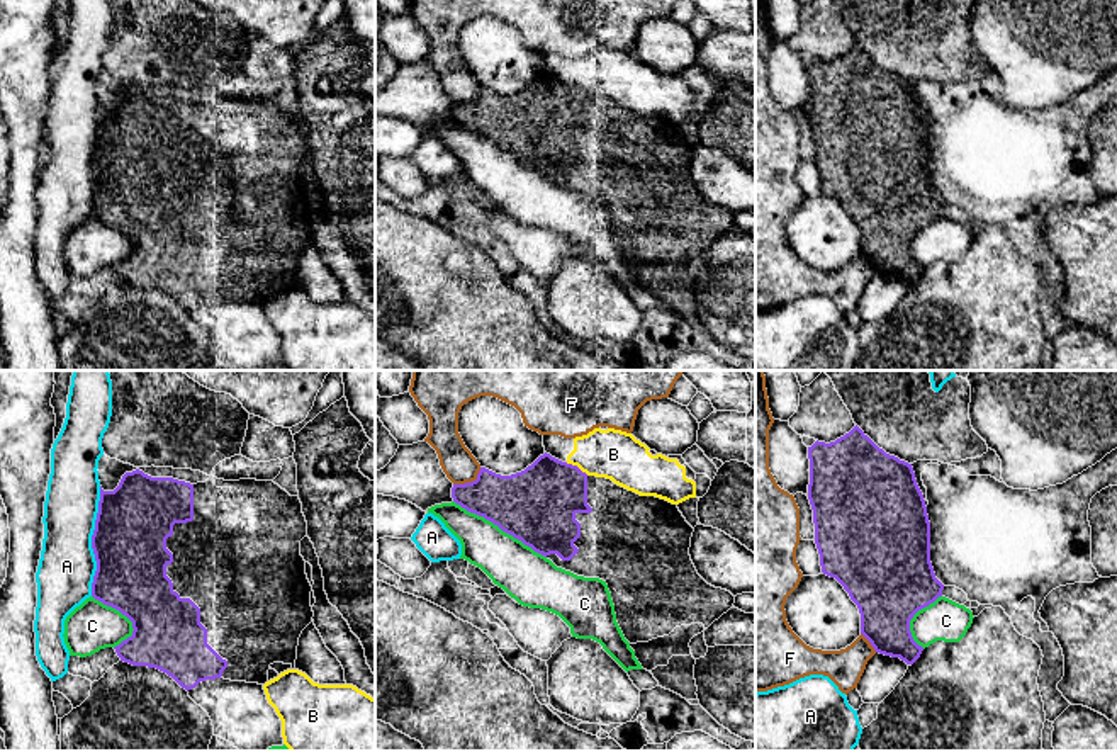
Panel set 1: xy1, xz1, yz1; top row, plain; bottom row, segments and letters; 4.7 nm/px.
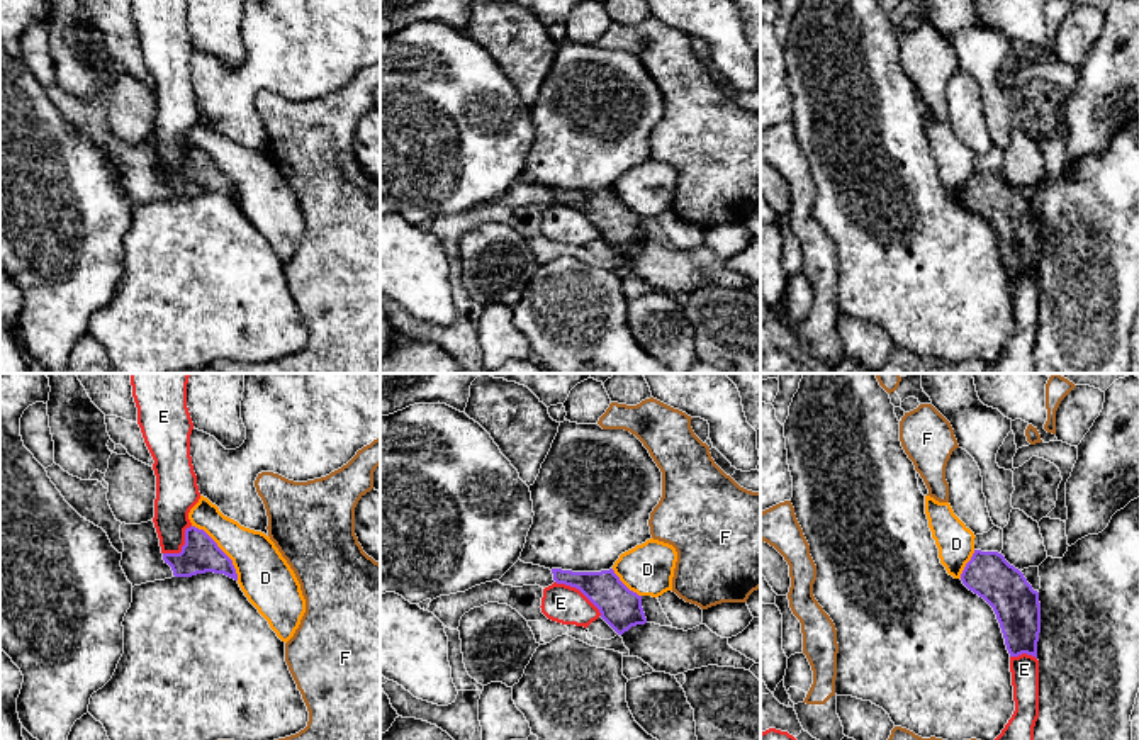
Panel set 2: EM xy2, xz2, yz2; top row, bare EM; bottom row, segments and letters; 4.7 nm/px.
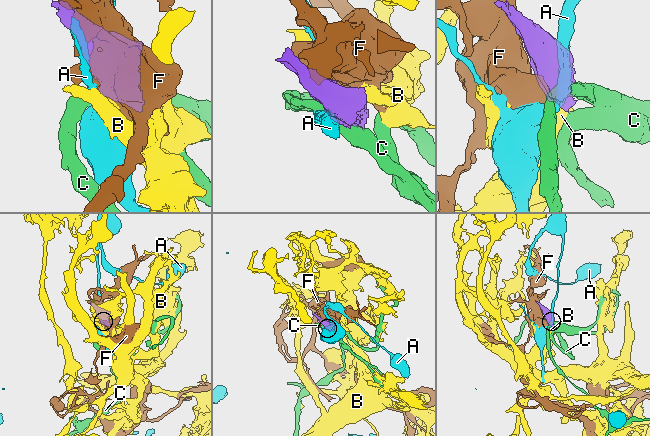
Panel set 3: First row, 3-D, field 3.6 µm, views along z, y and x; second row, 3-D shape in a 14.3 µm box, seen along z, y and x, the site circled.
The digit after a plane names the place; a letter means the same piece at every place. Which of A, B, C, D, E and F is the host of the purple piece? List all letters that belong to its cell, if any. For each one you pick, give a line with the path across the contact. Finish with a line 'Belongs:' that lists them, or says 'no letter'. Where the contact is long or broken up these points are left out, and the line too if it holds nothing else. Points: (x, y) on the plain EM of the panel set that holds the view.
Belongs: no letter

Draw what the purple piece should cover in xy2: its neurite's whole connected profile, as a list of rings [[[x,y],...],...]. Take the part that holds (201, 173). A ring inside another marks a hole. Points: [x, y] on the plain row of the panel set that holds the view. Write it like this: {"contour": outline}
{"contour": [[[195,146],[185,149],[185,165],[180,173],[163,173],[165,183],[175,197],[192,197],[197,193],[224,193],[238,200],[233,180],[217,166],[217,163]]]}

